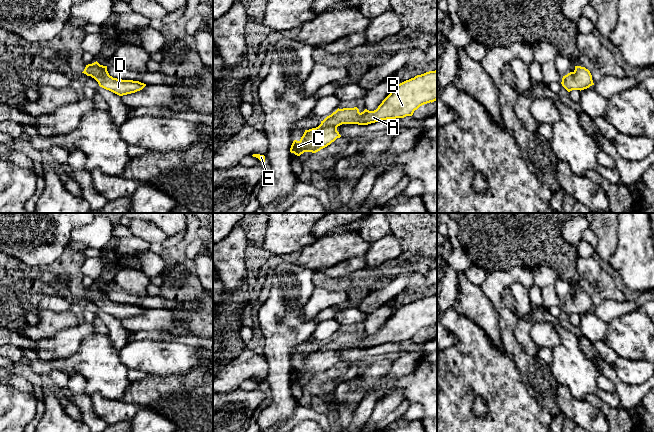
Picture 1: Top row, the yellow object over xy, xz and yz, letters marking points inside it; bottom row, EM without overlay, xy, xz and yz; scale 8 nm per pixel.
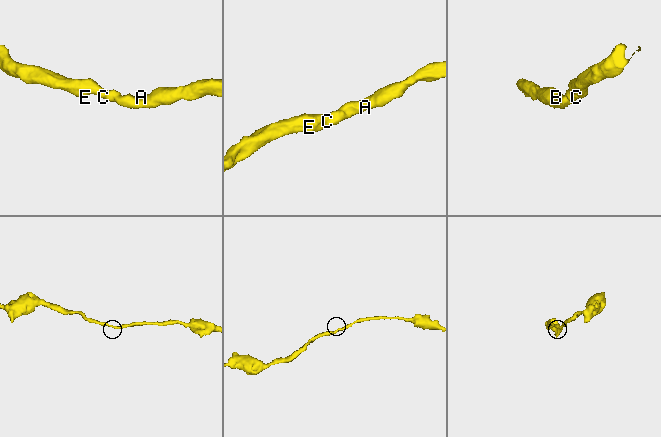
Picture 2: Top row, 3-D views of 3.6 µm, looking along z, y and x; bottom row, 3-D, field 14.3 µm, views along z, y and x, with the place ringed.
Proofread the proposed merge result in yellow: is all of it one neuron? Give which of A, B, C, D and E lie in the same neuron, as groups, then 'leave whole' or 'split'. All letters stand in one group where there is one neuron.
A B C D E; leave whole

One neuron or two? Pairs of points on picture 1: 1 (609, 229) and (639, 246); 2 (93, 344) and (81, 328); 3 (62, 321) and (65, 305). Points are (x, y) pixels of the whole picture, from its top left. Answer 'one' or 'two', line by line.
1: two
2: two
3: two

